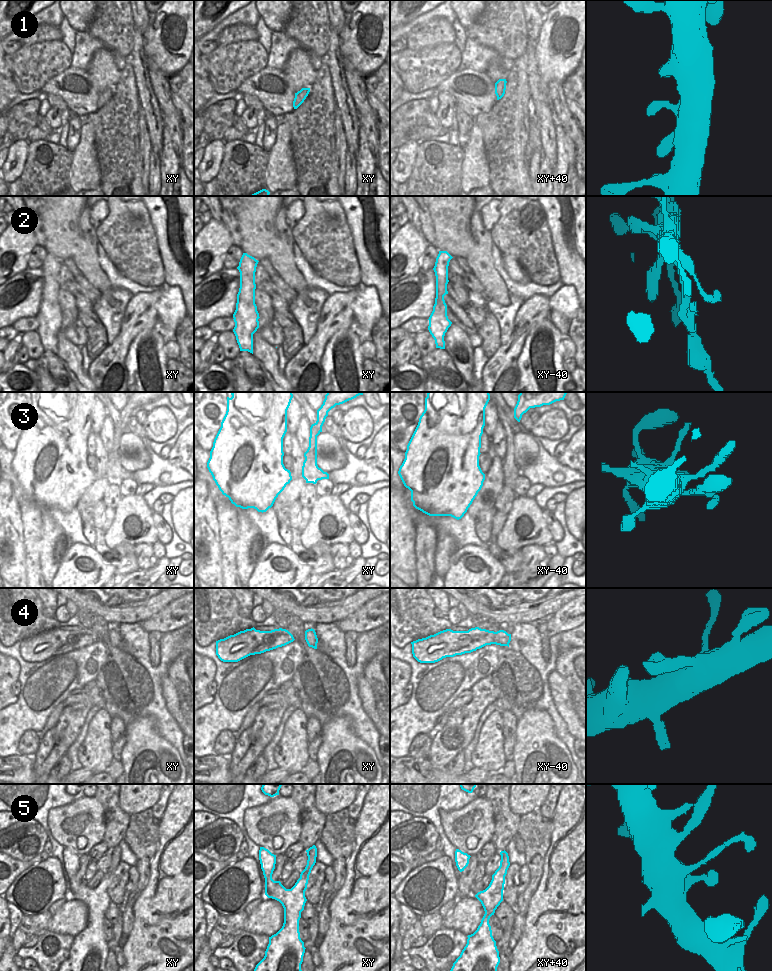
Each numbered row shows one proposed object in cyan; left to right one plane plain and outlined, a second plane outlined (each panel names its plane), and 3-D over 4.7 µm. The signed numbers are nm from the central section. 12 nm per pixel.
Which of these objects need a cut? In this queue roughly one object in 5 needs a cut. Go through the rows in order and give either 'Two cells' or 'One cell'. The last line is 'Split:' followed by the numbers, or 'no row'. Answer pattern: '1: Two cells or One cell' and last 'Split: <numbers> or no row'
1: One cell
2: Two cells
3: One cell
4: One cell
5: One cell
Split: 2

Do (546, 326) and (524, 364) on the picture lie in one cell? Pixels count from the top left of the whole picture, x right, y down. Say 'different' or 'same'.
same

